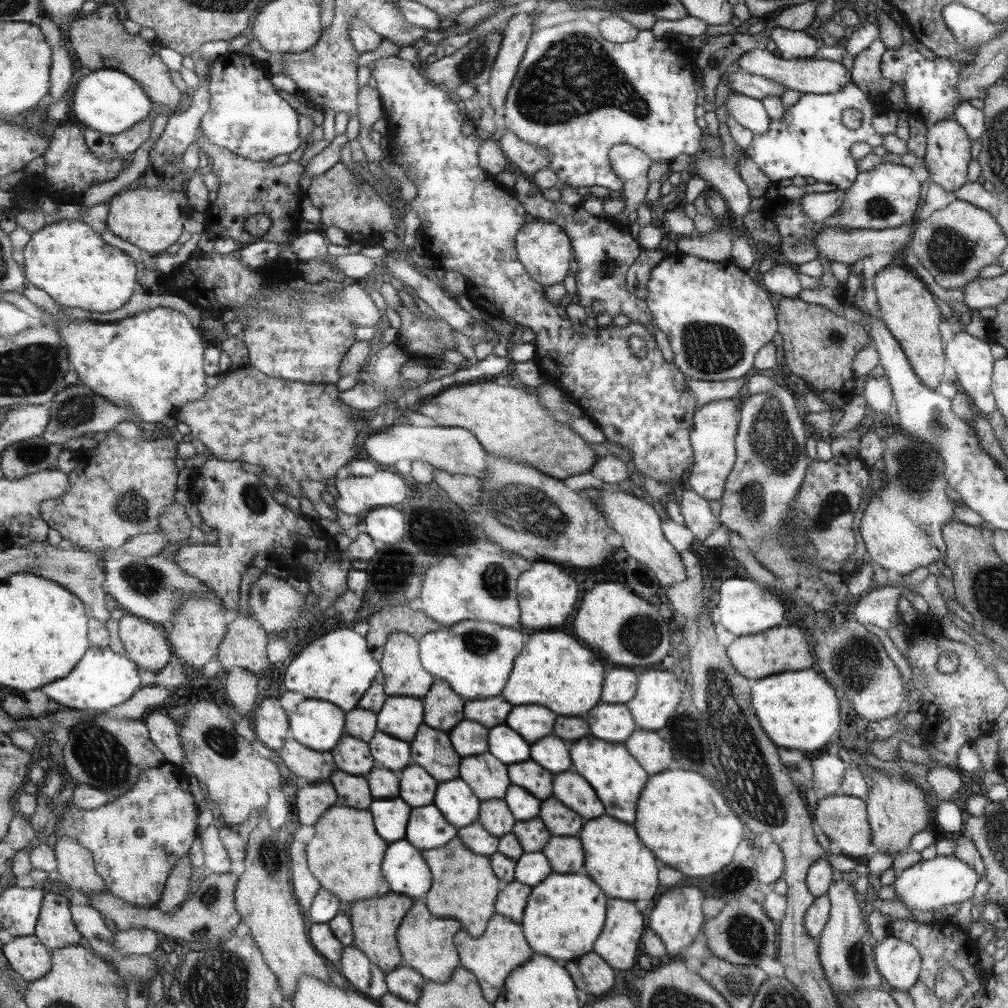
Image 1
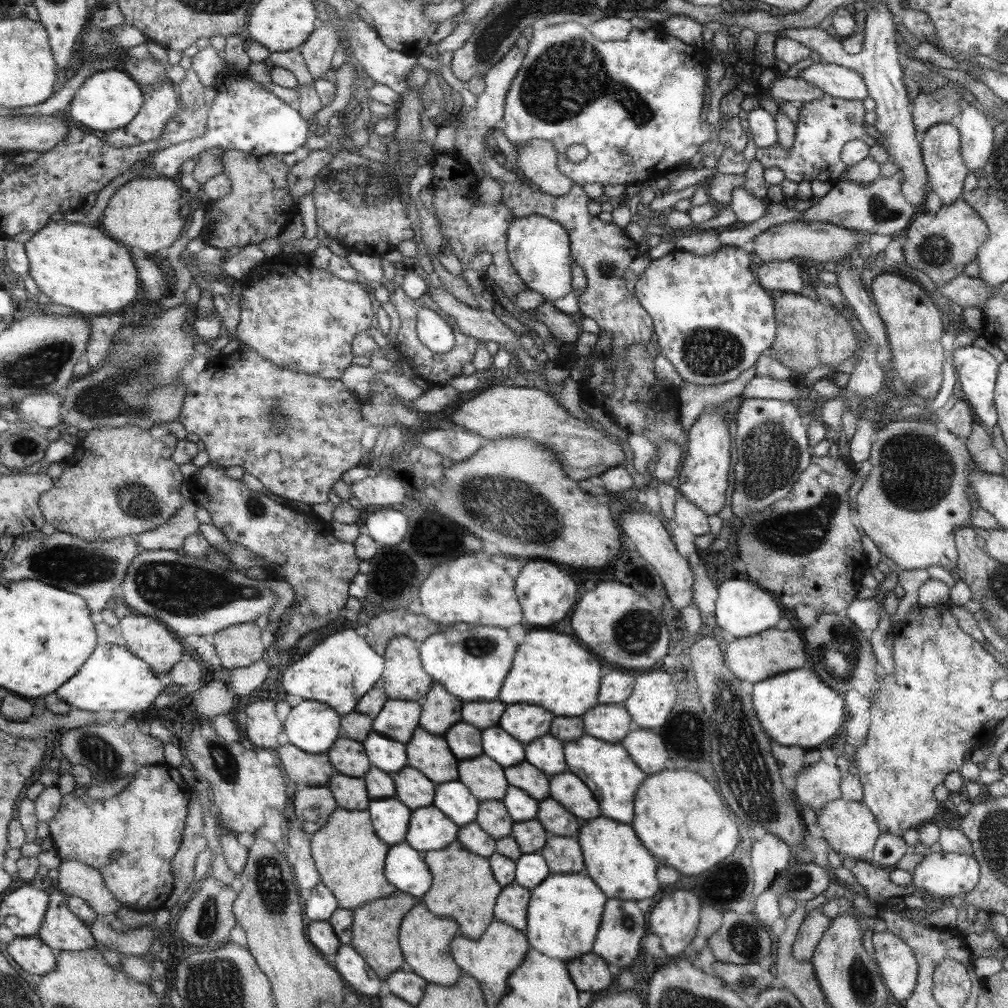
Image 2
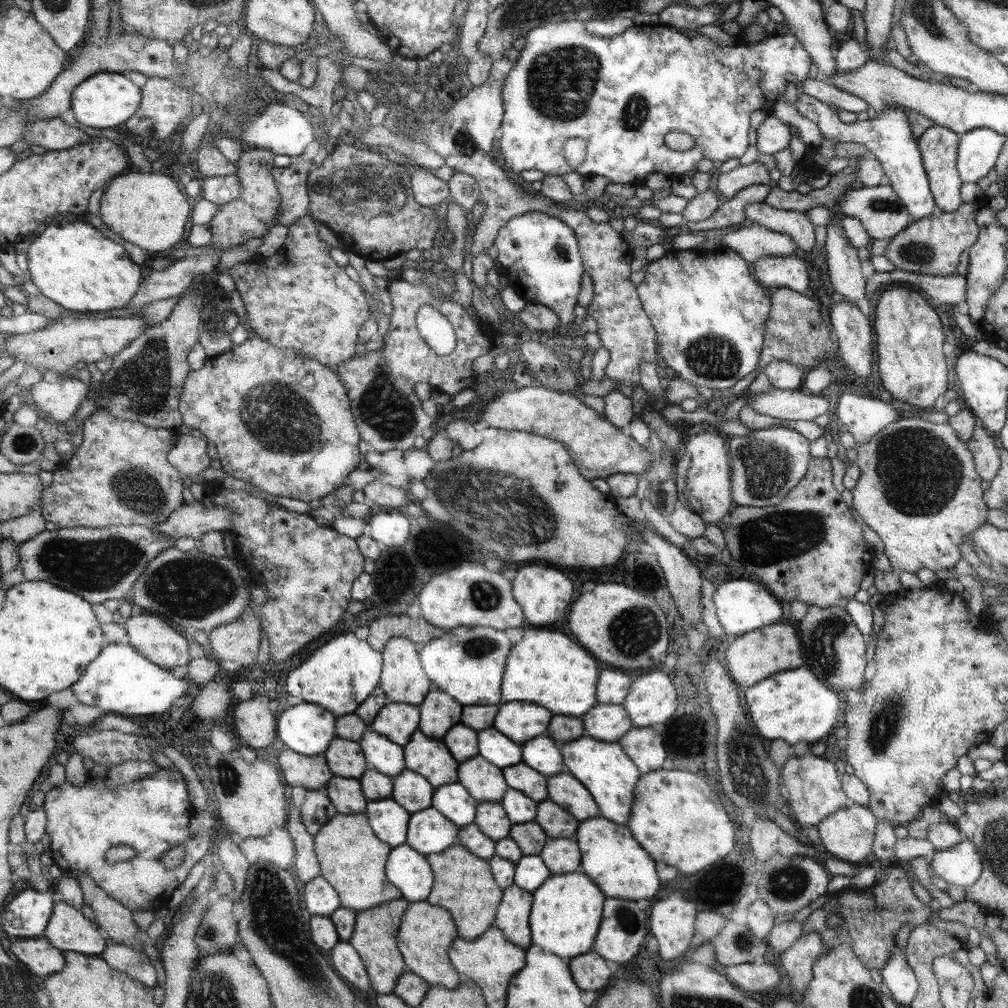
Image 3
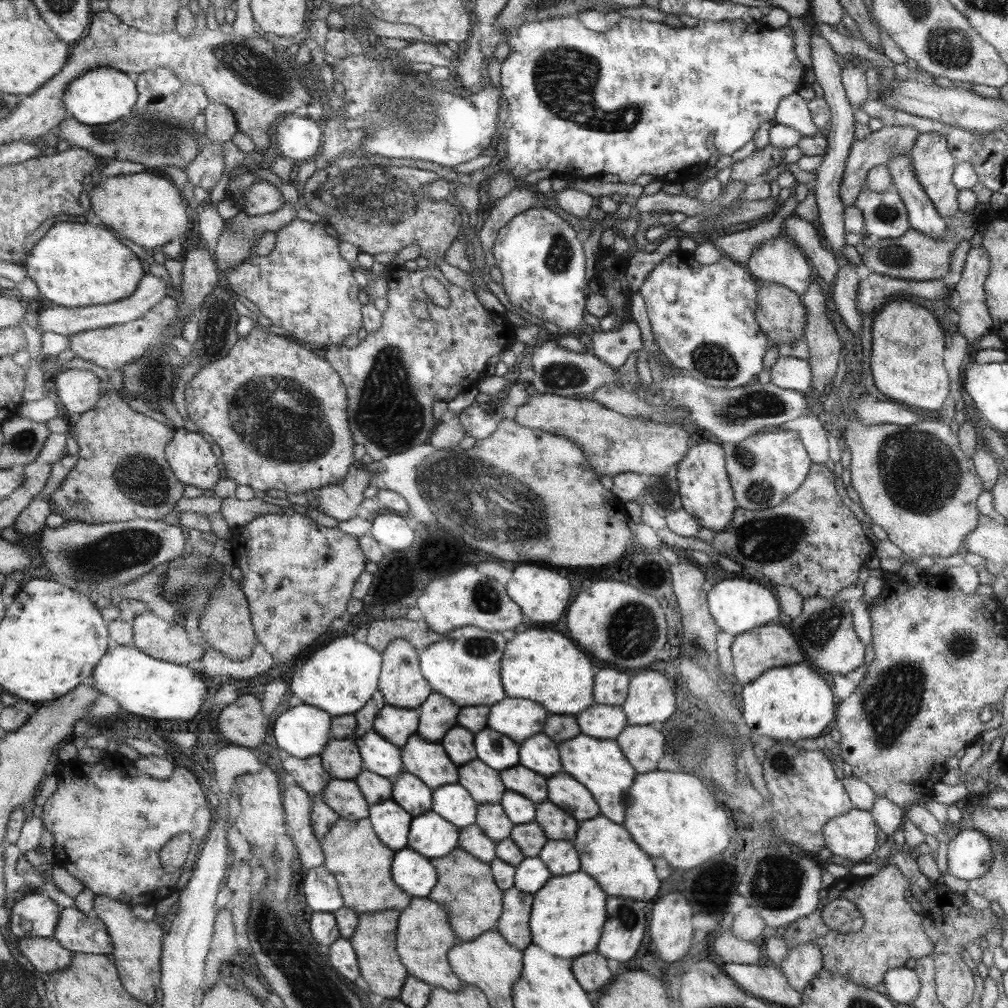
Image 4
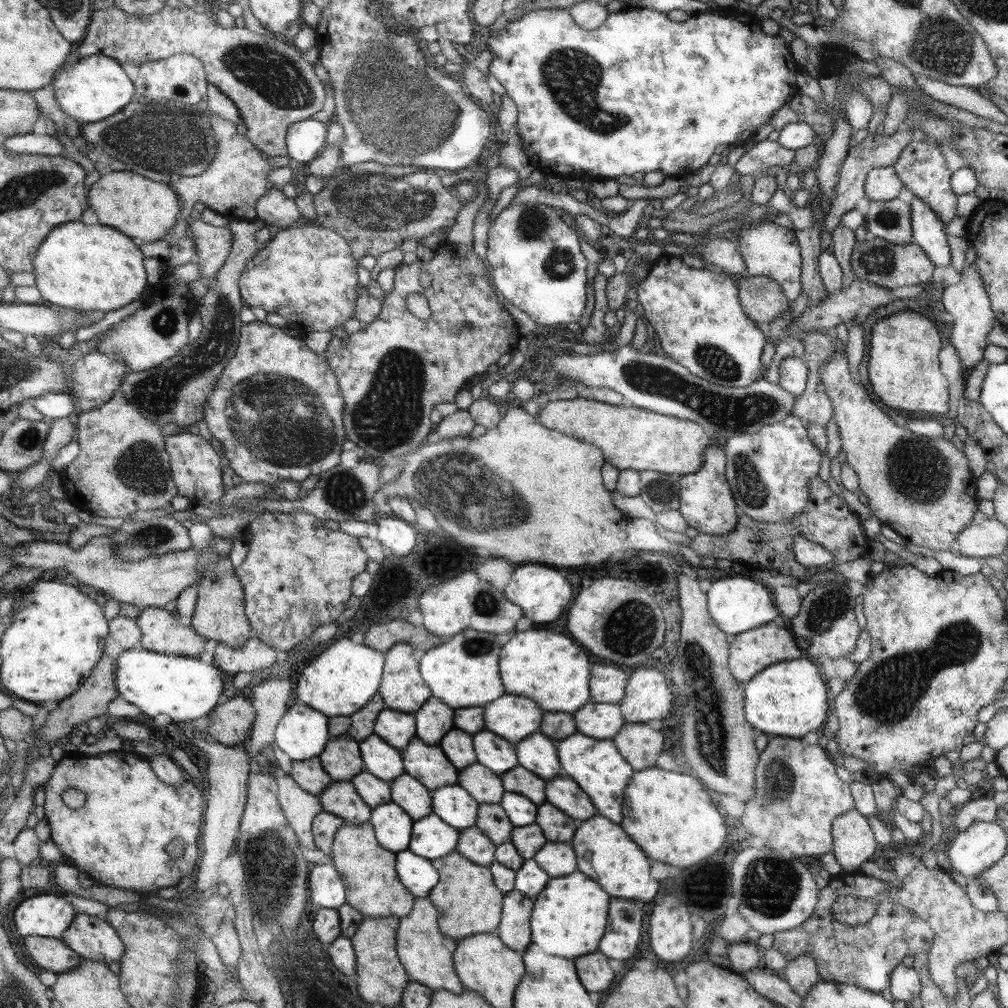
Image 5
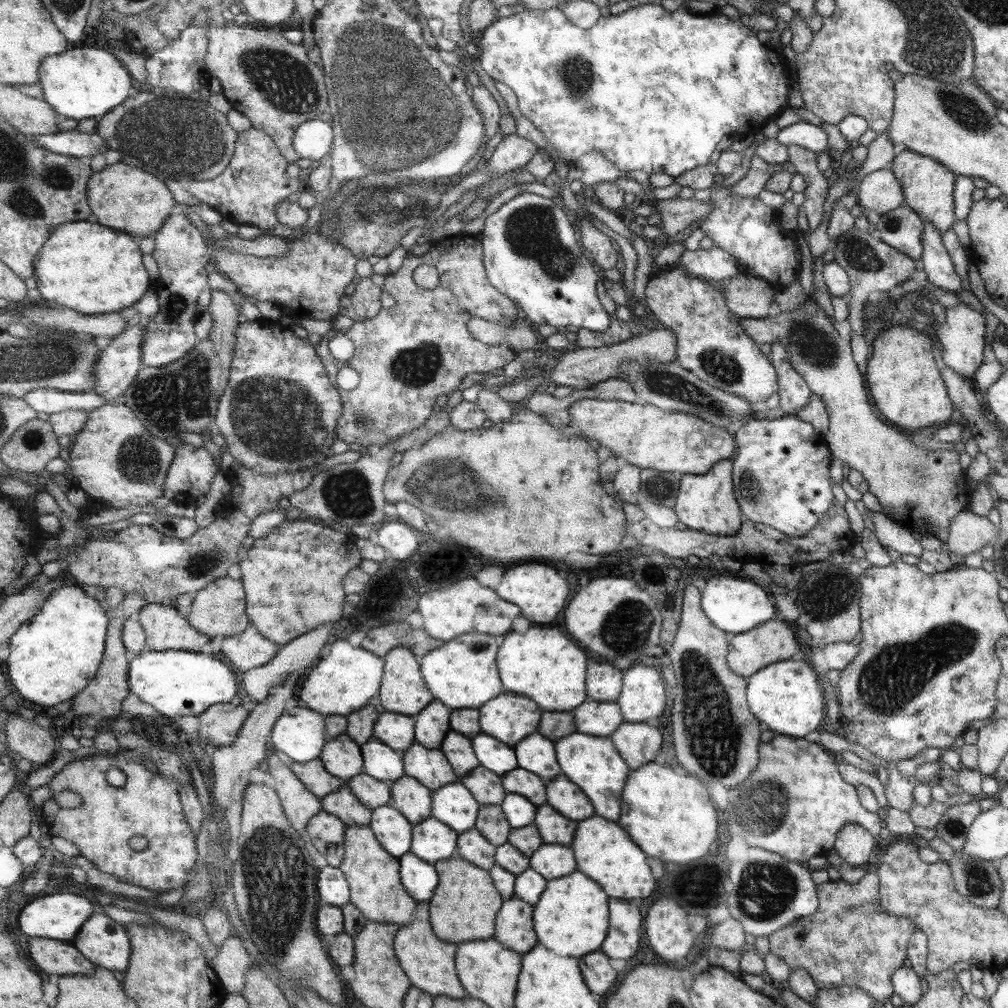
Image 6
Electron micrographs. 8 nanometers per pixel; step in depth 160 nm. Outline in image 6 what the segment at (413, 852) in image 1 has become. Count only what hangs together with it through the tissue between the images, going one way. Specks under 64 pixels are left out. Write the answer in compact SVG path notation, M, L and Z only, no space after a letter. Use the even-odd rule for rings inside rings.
M413 852L400 858L402 883L408 893L419 902L431 900L440 883L440 874L434 864Z

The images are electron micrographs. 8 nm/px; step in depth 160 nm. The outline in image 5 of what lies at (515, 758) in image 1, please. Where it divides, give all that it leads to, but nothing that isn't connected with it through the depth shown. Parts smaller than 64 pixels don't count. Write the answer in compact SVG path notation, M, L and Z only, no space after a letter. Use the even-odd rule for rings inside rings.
M491 732L475 734L475 754L479 754L478 763L494 771L496 775L517 766L513 746Z

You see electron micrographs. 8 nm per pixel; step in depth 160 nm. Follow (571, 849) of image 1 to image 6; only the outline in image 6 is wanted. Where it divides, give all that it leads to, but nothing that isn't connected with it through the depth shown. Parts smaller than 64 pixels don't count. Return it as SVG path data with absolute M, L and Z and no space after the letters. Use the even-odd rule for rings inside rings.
M543 843L528 858L528 866L538 871L547 881L571 874L576 870L571 847L567 848L560 844Z

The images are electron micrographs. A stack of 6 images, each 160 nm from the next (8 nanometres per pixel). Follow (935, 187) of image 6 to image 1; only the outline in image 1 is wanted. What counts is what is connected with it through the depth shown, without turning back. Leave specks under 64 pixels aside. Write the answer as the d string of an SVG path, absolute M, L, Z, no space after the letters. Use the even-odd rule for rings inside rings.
M943 119L934 122L926 130L926 149L924 156L924 166L928 171L928 181L938 184L945 192L953 193L961 185L965 185L965 170L971 160L969 154L969 137L963 126L954 119Z

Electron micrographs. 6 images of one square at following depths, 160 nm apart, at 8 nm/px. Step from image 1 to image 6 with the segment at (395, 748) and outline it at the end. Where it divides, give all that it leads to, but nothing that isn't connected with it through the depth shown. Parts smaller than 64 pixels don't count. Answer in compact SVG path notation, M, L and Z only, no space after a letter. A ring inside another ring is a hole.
M374 738L363 745L364 771L384 783L393 784L406 775L402 753Z

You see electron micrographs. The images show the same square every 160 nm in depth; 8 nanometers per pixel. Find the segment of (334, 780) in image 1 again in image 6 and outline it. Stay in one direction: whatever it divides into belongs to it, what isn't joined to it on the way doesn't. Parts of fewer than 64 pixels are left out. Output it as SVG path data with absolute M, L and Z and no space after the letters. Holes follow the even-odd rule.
M348 784L322 798L322 810L337 816L346 827L367 827L374 817L374 812L359 800Z

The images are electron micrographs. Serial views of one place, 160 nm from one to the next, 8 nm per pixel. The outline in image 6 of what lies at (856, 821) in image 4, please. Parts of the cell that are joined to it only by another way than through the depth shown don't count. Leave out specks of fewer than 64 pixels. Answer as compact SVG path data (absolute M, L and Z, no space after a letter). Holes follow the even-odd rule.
M847 824L839 830L838 837L835 838L835 852L847 864L857 867L867 862L873 844L875 840L871 838L869 831L855 824Z

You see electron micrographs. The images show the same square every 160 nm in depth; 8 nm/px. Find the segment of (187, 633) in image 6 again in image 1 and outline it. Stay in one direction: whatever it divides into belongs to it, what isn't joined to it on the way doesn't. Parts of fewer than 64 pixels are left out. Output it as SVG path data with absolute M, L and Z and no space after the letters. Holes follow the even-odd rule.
M124 613L119 620L118 636L125 648L125 654L133 662L136 662L140 669L158 674L170 663L171 657L175 655L173 647L166 637L165 629L138 616Z

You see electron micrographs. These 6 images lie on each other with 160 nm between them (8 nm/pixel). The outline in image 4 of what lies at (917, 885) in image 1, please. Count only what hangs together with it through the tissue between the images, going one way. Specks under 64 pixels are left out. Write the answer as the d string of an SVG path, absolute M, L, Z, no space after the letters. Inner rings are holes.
M962 830L947 842L946 864L948 873L959 880L974 881L990 868L990 842L985 834Z

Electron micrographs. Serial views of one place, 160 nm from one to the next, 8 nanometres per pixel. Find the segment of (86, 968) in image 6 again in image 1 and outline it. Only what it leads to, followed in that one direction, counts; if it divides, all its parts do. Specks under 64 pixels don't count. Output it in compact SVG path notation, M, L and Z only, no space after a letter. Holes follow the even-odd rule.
M36 934L14 937L9 943L1 946L1 949L13 972L18 973L29 983L47 977L54 965L52 951Z

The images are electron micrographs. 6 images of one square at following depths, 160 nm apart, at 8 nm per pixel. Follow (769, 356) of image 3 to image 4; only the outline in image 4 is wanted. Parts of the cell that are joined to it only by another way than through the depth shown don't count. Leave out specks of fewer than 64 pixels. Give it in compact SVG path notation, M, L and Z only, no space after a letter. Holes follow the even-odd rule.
M762 282L758 289L756 318L762 332L771 339L771 347L791 345L797 339L803 340L807 321L807 310L801 296L787 287Z

